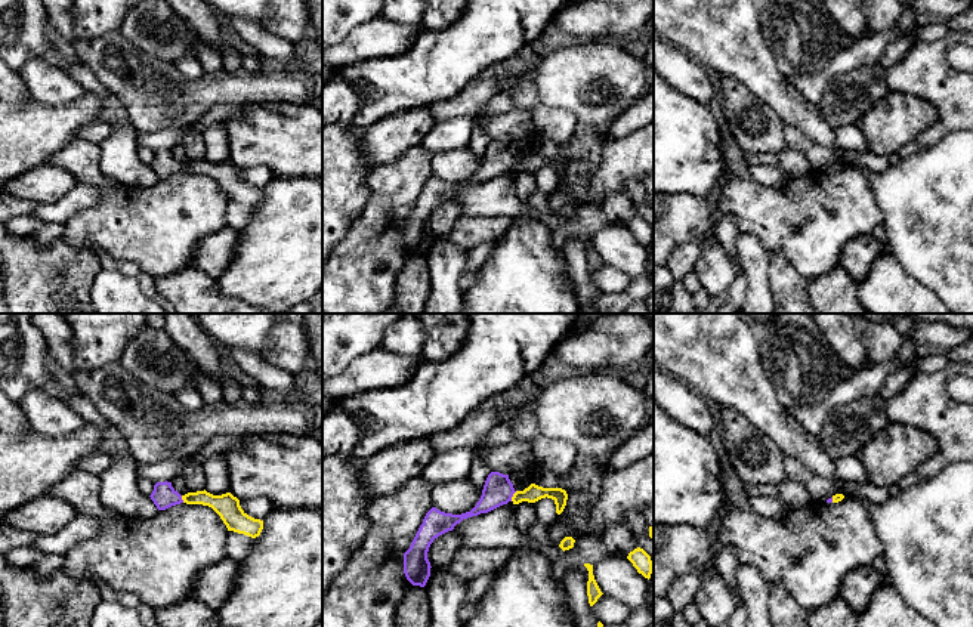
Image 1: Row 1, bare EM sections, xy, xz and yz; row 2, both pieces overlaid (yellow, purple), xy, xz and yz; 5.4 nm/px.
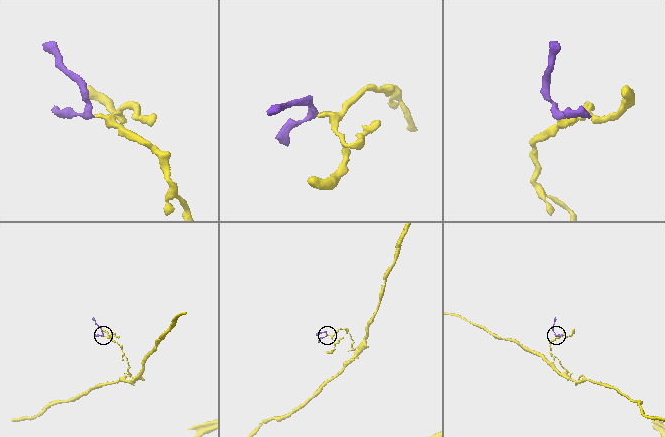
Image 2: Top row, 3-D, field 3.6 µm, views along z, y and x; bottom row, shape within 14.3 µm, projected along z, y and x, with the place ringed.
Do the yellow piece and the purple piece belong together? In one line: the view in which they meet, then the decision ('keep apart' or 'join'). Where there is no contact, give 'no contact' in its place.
xz | join

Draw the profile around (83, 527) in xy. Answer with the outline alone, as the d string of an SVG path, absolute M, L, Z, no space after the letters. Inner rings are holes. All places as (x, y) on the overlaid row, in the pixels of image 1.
M77 515L58 532L38 537L33 546L44 555L65 555L75 544L95 538L101 532L101 528L102 522L98 518Z

